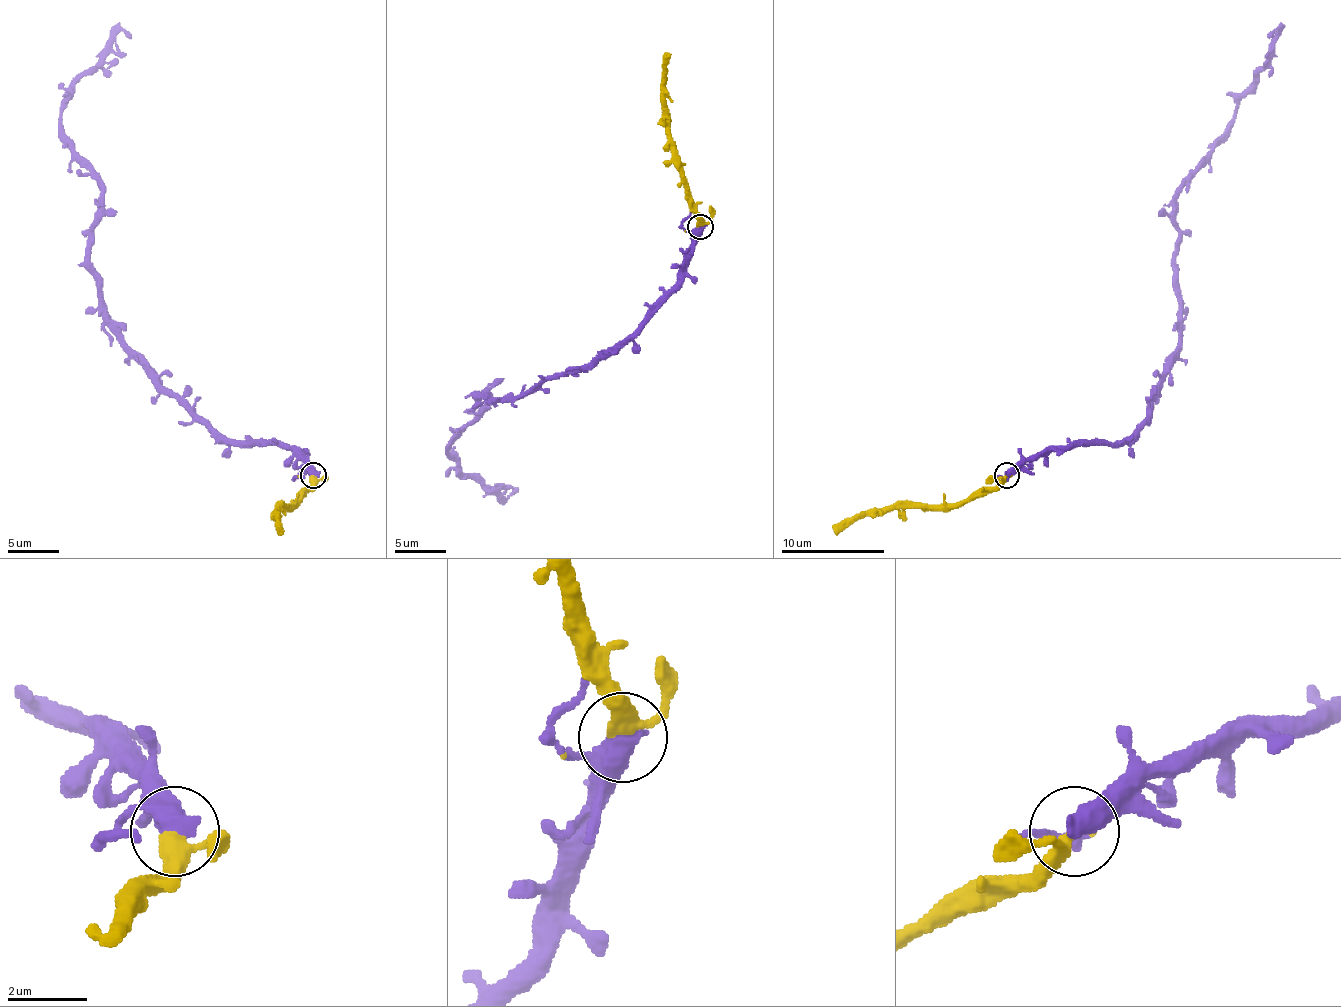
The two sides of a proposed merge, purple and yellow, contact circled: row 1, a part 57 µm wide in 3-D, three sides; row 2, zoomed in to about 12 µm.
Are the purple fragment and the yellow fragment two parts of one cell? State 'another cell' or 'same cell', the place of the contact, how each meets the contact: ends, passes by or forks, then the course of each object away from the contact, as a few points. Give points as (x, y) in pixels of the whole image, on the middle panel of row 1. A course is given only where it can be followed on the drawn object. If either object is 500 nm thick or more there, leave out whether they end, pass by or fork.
same cell; at (700, 226); purple runs (701, 226), (680, 285), (621, 342), (513, 398), (477, 396), (487, 403), (449, 455), (485, 488), (518, 488); yellow runs (701, 226), (691, 192), (680, 174), (675, 141), (670, 136), (665, 102), (665, 59), (670, 53)

